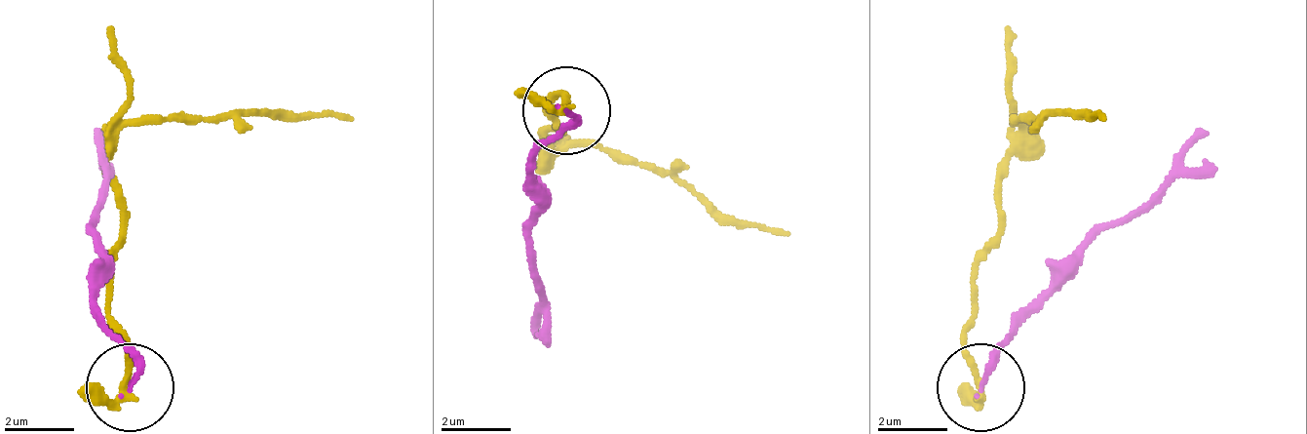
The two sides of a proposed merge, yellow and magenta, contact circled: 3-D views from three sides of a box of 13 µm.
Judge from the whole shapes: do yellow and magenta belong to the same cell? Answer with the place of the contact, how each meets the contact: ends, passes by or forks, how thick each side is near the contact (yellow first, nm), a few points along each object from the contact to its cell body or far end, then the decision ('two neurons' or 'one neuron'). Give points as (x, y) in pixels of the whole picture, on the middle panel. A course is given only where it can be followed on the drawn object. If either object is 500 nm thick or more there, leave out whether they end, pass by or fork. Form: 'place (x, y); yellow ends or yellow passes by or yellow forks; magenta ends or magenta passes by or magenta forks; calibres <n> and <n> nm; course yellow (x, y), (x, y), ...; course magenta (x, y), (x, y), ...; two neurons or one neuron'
place (566, 110); yellow passes by; magenta ends; calibres 200 and 170 nm; course yellow (564, 113), (556, 96), (547, 139), (564, 148), (670, 166), (731, 218), (792, 236); course magenta (564, 113), (573, 122), (538, 157), (538, 341); two neurons

